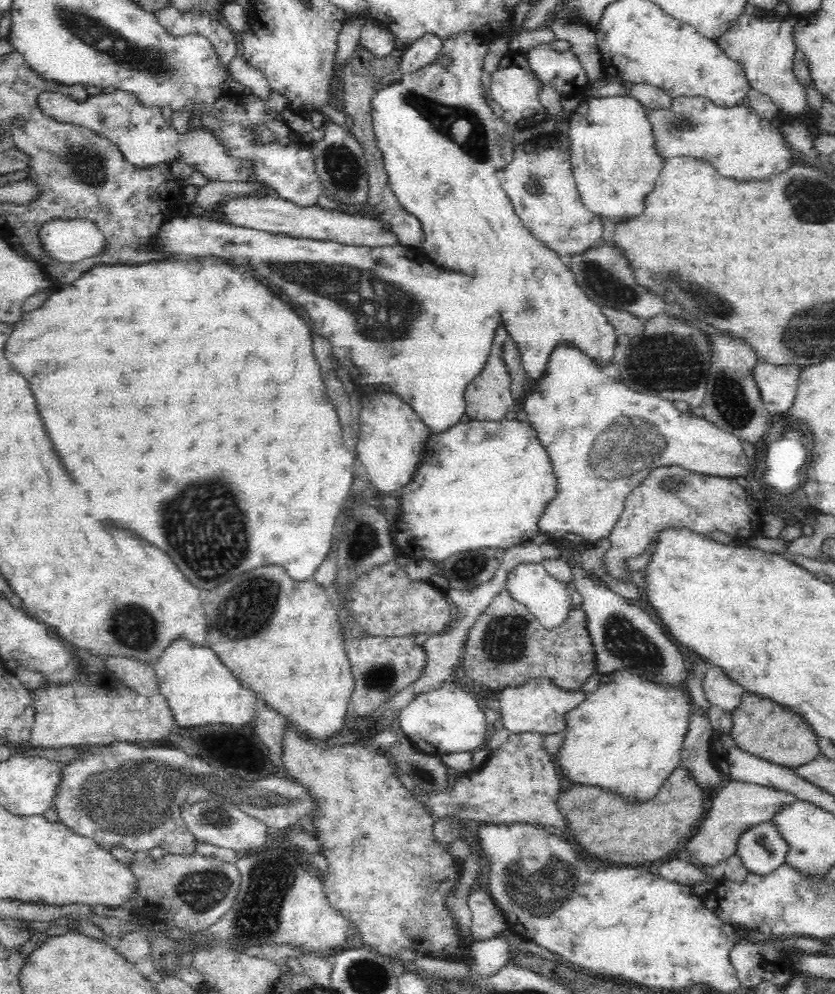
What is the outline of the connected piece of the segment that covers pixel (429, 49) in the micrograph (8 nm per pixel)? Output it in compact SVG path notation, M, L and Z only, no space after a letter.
M428 33L415 40L403 52L399 64L399 74L415 73L436 60L443 47L442 39L436 33Z

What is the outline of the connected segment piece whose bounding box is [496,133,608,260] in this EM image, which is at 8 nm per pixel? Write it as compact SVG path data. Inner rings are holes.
M551 133L540 140L517 144L510 164L496 172L526 229L564 260L599 245L607 235L608 226L582 203L572 168L570 153L559 146Z

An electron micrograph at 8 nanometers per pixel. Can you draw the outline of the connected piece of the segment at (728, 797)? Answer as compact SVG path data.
M730 781L724 785L720 792L714 795L710 810L704 816L698 832L694 834L685 851L689 854L690 862L706 866L716 866L722 860L730 858L737 849L739 836L753 828L755 825L770 822L773 816L785 805L797 801L794 793L784 792L780 789L766 787L759 784Z

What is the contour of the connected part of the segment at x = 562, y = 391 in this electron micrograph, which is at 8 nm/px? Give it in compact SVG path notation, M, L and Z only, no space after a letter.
M561 343L554 348L554 352L548 358L548 368L544 372L544 376L540 376L534 386L534 392L530 392L526 399L523 400L522 409L526 411L527 421L532 425L532 428L537 432L537 437L540 439L541 445L546 448L546 452L550 454L550 462L554 468L554 474L558 479L557 493L553 501L547 506L546 512L542 516L542 520L538 523L540 531L547 533L552 541L566 542L568 544L594 542L603 538L609 538L615 524L620 520L623 513L627 496L656 468L662 466L681 466L686 470L698 472L710 476L723 476L726 478L736 478L744 476L750 470L750 460L742 450L742 441L733 434L718 428L704 417L700 418L692 414L689 410L681 412L674 407L674 403L669 400L664 400L659 396L650 394L642 394L632 390L622 381L612 382L606 372L604 366L596 364L589 356L586 356L579 348L572 347L568 343Z

